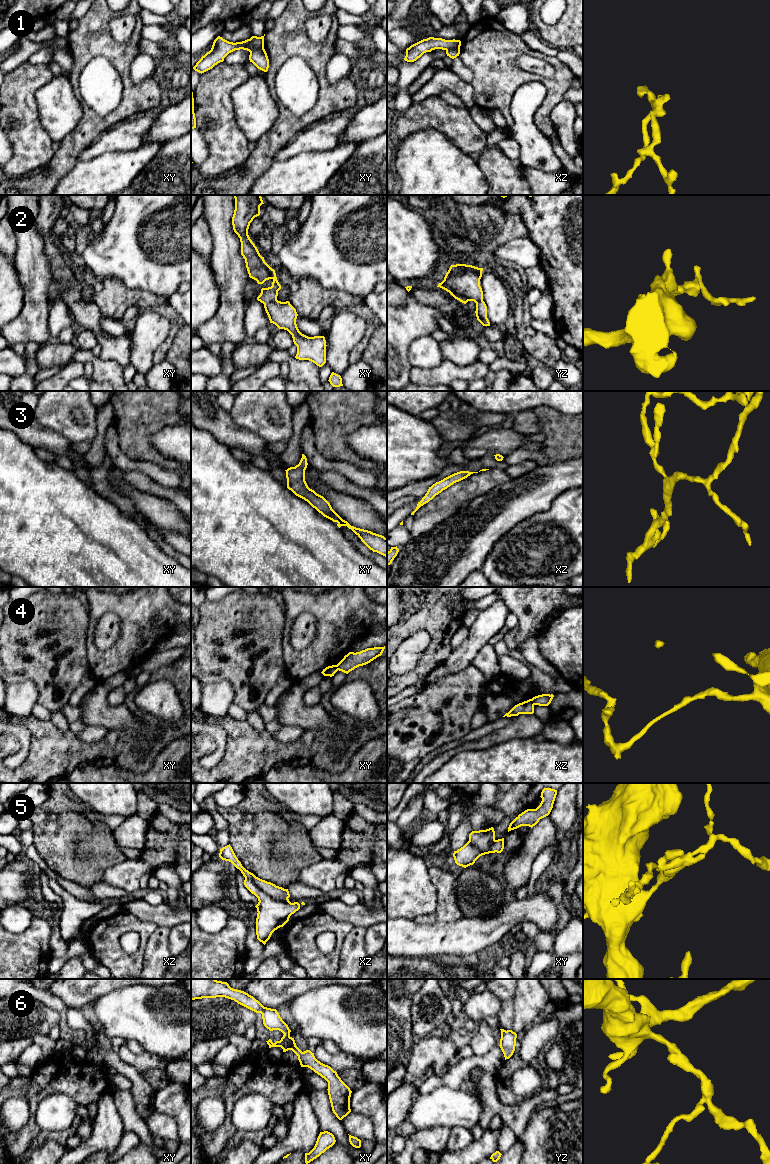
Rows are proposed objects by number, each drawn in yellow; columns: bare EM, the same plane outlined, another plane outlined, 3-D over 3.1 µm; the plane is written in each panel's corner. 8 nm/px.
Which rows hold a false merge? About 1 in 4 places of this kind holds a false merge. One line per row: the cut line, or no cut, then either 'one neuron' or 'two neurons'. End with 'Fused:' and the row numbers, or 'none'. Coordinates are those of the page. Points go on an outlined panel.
1: cut in xy along (263, 46), (256, 47), (250, 52); two neurons
2: no cut; one neuron
3: no cut; one neuron
4: cut in xz along (531, 699), (534, 704); two neurons
5: cut in xz along (245, 877), (250, 877), (268, 895), (290, 903); two neurons
6: no cut; one neuron
Fused: 1, 4, 5

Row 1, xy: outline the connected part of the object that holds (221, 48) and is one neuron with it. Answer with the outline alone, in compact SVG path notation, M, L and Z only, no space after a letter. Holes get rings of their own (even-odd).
M218 36L212 45L212 48L196 63L193 69L199 73L204 73L212 69L215 65L224 61L224 58L235 50L247 50L251 52L255 48L264 47L264 36L252 36L242 42L229 42L222 37Z

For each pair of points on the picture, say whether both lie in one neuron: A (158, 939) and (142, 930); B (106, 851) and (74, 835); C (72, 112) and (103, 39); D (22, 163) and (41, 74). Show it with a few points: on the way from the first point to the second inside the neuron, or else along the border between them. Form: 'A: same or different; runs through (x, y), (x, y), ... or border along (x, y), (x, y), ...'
A: different; border along (157, 926), (148, 939), (144, 950), (144, 958)
B: same; runs through (98, 851), (87, 848), (82, 843)
C: different; border along (68, 78), (81, 106), (81, 117), (78, 123)
D: same; runs through (23, 141), (23, 96)

